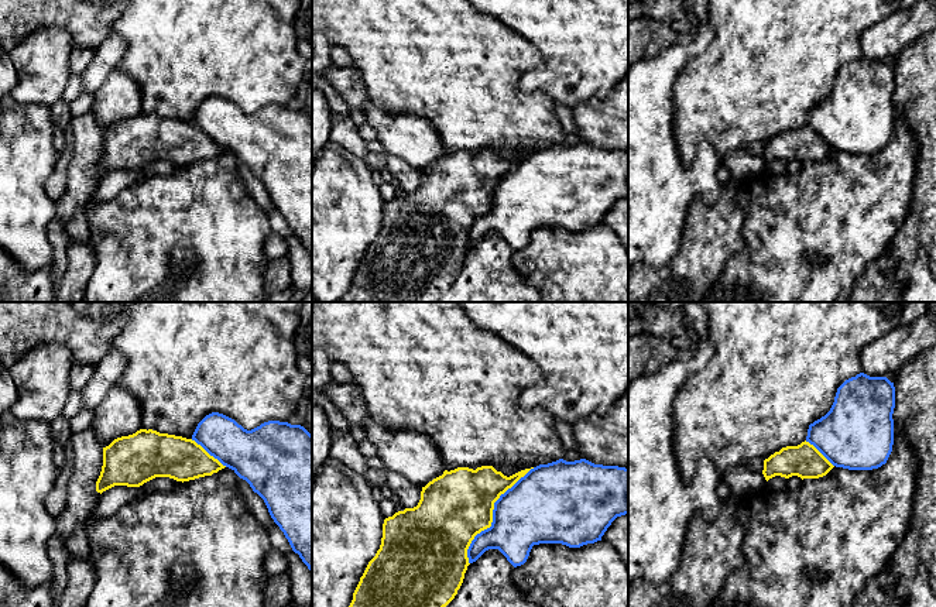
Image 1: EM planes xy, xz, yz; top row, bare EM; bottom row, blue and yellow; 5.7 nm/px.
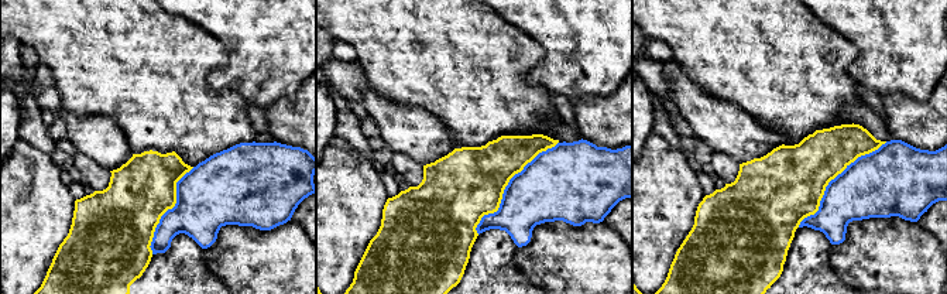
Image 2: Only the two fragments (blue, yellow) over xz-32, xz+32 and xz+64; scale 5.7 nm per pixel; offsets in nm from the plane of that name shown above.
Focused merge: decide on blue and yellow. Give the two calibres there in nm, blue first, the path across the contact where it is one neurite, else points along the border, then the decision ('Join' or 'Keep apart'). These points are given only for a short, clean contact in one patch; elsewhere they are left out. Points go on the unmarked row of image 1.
Thickness 380 nm (blue) against 400 nm. Keep apart

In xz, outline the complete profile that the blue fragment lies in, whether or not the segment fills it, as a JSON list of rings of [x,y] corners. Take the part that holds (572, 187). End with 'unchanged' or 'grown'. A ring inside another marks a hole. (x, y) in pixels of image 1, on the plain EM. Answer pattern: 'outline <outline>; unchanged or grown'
outline [[[559,143],[531,152],[494,186],[491,210],[474,220],[469,247],[486,234],[498,233],[514,250],[527,246],[534,229],[562,227],[580,232],[601,224],[611,206],[628,198],[628,152],[594,148],[586,143]]]; unchanged

